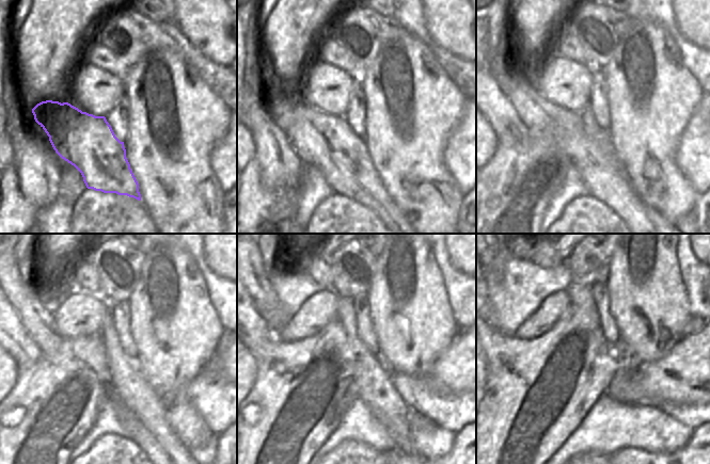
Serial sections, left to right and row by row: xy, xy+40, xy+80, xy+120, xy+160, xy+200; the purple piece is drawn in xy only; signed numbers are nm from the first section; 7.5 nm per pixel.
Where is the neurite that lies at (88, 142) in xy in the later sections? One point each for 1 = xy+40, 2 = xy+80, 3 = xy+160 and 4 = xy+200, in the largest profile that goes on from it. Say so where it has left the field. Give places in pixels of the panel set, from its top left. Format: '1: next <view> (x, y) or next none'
1: next xy+40 (327, 141)
2: next xy+80 (600, 171)
3: next xy+160 (258, 288)
4: next xy+200 (498, 255)

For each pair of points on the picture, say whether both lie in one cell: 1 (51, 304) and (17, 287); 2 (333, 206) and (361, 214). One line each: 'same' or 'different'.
1: different
2: same

